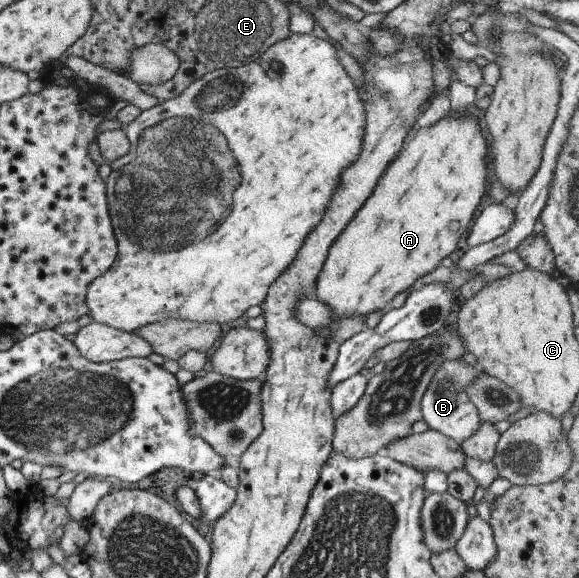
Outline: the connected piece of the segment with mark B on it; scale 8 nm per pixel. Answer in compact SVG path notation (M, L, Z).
M461 358L445 360L443 364L438 365L439 368L433 372L433 378L427 384L420 400L421 420L427 424L428 429L458 443L459 440L469 438L479 428L481 420L477 408L469 402L465 388L482 372L476 372L473 366Z

